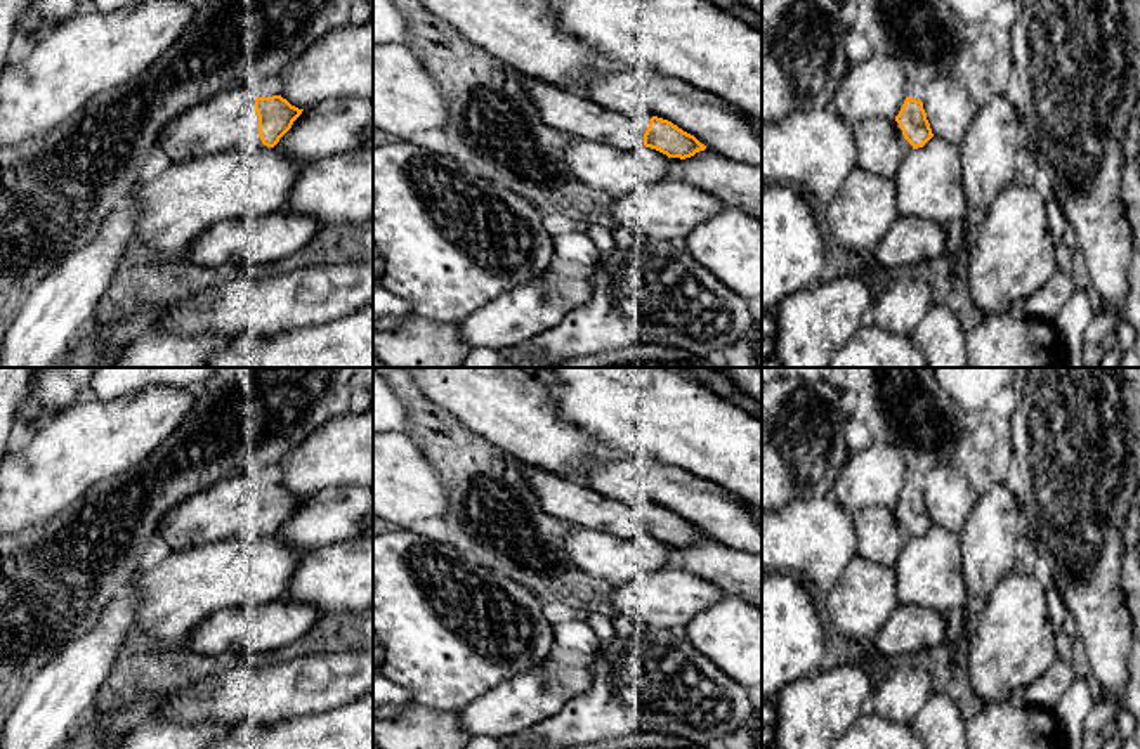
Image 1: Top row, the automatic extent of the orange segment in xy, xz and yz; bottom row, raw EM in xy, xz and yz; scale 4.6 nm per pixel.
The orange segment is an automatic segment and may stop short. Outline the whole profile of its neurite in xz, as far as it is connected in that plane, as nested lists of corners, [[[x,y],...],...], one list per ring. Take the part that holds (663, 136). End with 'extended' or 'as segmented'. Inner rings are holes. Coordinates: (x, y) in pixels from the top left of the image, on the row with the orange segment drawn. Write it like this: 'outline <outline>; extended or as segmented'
outline [[[519,75],[519,81],[547,125],[578,139],[599,140],[619,149],[645,146],[680,160],[706,149],[694,135],[668,120],[652,116],[644,132],[635,121],[583,95],[526,75]]]; extended

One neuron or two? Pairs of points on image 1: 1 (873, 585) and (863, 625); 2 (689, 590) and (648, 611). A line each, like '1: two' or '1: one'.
1: one
2: one

